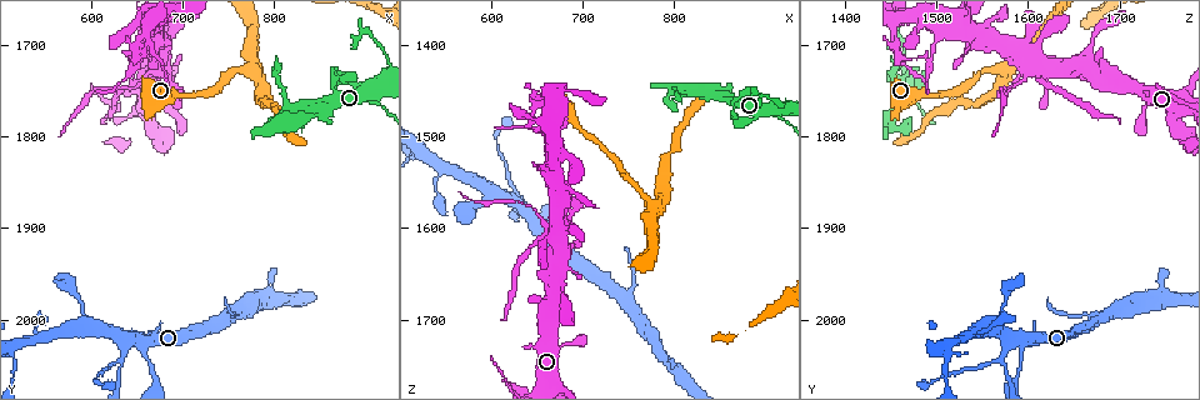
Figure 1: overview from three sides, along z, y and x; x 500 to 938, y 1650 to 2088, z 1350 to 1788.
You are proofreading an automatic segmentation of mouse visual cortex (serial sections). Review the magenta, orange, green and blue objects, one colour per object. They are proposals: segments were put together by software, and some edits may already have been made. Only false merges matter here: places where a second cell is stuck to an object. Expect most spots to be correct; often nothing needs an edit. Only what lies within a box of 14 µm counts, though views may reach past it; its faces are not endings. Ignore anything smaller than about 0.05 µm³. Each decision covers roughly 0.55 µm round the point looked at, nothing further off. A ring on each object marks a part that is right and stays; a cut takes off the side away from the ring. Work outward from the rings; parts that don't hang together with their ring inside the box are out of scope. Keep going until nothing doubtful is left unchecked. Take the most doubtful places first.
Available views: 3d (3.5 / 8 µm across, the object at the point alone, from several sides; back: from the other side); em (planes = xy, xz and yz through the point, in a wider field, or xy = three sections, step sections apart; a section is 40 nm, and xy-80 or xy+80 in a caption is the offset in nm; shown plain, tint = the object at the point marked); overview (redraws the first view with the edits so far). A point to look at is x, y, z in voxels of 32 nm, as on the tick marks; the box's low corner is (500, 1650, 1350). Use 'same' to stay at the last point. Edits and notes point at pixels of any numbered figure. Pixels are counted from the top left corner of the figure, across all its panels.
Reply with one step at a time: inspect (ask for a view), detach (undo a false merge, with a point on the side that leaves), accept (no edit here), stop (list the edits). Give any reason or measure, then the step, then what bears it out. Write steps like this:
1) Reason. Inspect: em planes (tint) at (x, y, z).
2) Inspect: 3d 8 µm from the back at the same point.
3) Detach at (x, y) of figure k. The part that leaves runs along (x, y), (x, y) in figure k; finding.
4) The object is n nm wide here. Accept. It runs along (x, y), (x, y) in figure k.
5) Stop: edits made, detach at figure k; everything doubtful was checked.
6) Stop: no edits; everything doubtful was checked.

Thick turns thin. Inspect: 3d 3.5 µm at (845, 1770, 1455).

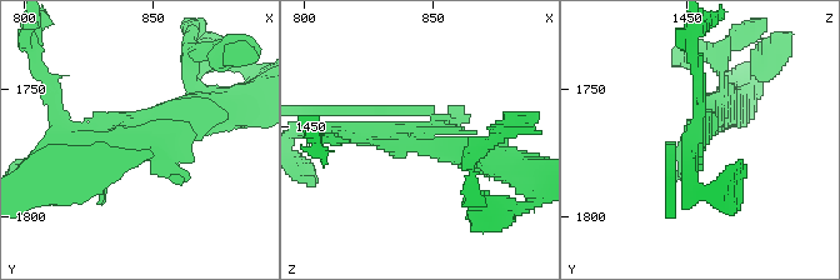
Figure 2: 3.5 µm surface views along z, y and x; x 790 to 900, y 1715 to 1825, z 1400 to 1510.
Inspect: em xy step 3 (tint) at (847, 1766, 1455).

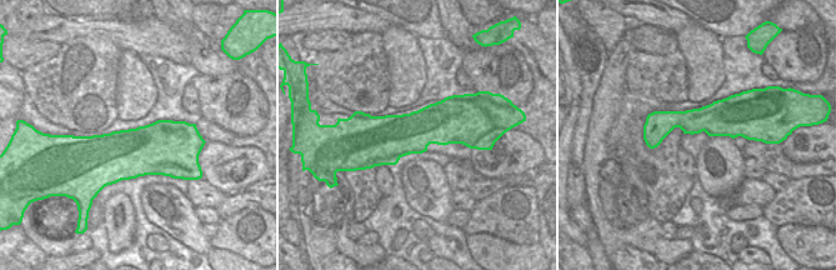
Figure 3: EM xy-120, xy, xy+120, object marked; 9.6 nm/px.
Accept. It runs along (750, 128), (667, 120), (646, 136) in figure 3; all the same cell.

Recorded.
Calibre changes. Inspect: 3d 3.5 µm at (655, 1740, 1585).

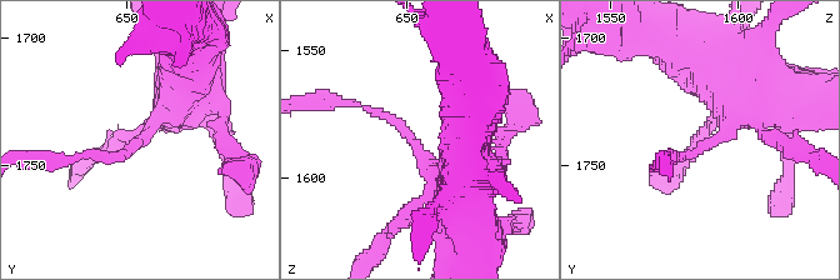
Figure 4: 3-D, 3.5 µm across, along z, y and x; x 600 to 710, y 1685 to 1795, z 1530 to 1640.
The arms are 150, 450 nm wide; need the tissue. Inspect: em xy step 2 (tint) at (656, 1740, 1589).

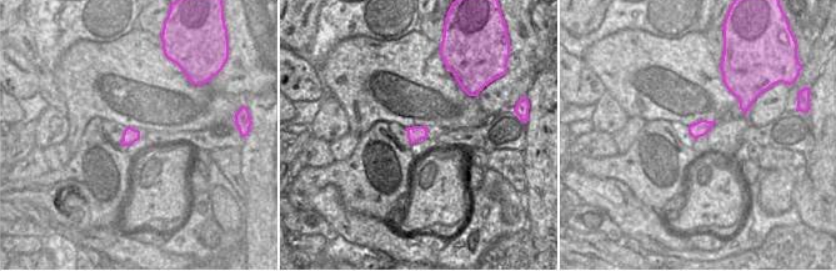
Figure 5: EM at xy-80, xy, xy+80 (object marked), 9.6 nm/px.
Accept. It runs along (466, 193), (428, 170), (398, 121), (359, 106) in figure 4; all the same cell.

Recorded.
Branch point. Inspect: 3d 3.5 µm at (815, 1765, 1455).

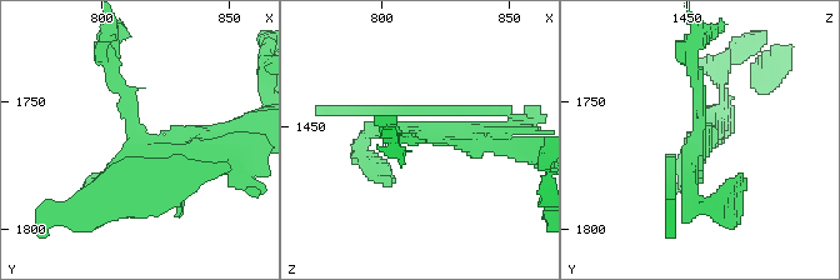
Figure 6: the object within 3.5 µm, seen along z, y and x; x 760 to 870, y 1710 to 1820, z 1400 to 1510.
Shape alone is not enough. Inspect: em xy step 2 (tint) at (816, 1770, 1453).

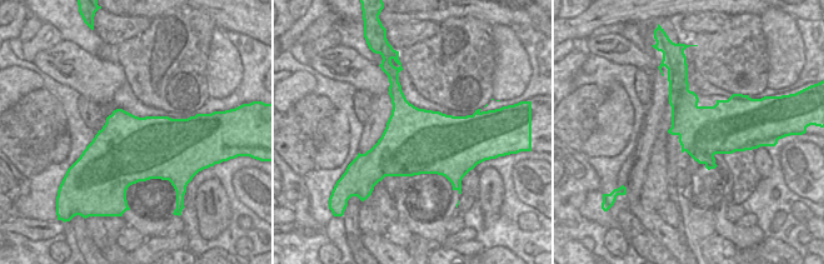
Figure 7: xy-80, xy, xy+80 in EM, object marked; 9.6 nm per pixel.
The object is 650 nm wide here. Accept. It runs along (223, 139), (145, 150), (80, 204) in figure 6; all the same cell.

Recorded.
Sudden change in width. Inspect: 3d 3.5 µm at (660, 1685, 1505).

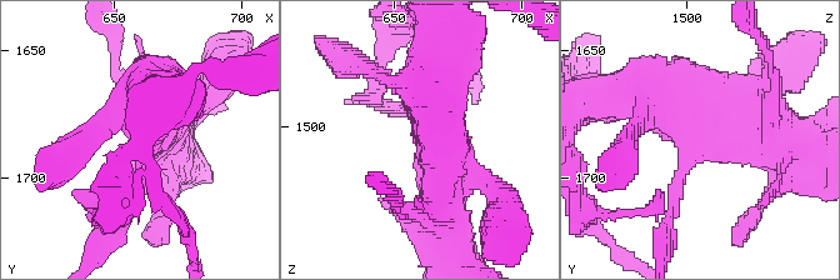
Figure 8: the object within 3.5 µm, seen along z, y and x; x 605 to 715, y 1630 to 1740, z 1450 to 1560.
The arms are 150, 600 nm wide; need the tissue. Inspect: em xy step 3 (tint) at the same point.

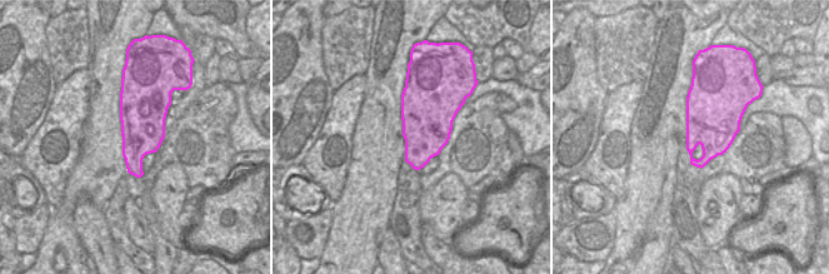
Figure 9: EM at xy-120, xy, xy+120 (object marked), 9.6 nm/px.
The object is 480 nm wide here. Accept. It runs along (761, 129), (704, 129), (673, 213) in figure 8; one cell here.

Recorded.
Stop: no edits; everything doubtful was checked.

